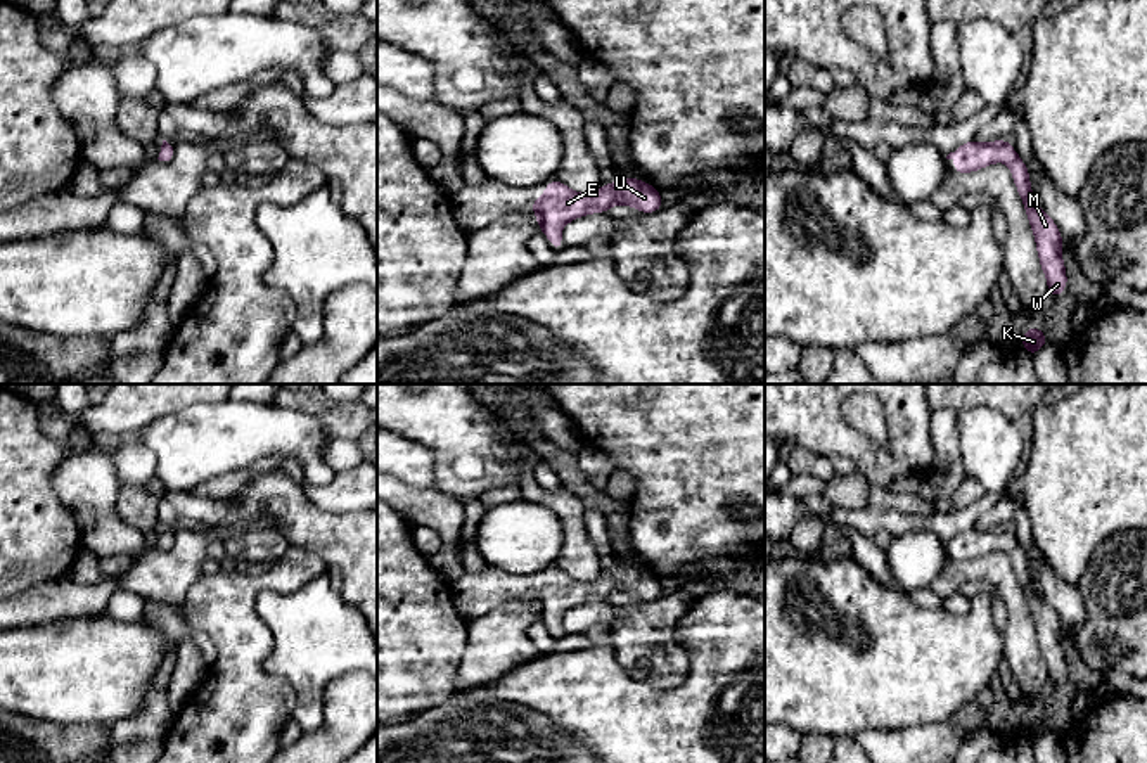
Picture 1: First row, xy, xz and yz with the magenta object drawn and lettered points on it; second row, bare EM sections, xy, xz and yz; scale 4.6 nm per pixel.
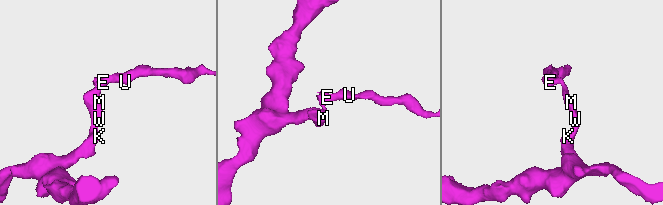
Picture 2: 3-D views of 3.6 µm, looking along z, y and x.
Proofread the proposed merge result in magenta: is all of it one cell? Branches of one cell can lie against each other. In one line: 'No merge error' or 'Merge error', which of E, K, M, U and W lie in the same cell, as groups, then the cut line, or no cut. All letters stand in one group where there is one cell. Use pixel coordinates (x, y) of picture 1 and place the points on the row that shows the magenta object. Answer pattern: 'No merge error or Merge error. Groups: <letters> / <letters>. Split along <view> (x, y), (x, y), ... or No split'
No merge error. Groups: E K M U W. No split

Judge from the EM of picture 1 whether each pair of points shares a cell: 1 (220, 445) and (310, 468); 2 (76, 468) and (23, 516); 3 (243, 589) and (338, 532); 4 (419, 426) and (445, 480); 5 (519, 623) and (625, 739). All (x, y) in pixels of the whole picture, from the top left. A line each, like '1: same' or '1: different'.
1: same
2: different
3: different
4: same
5: different

